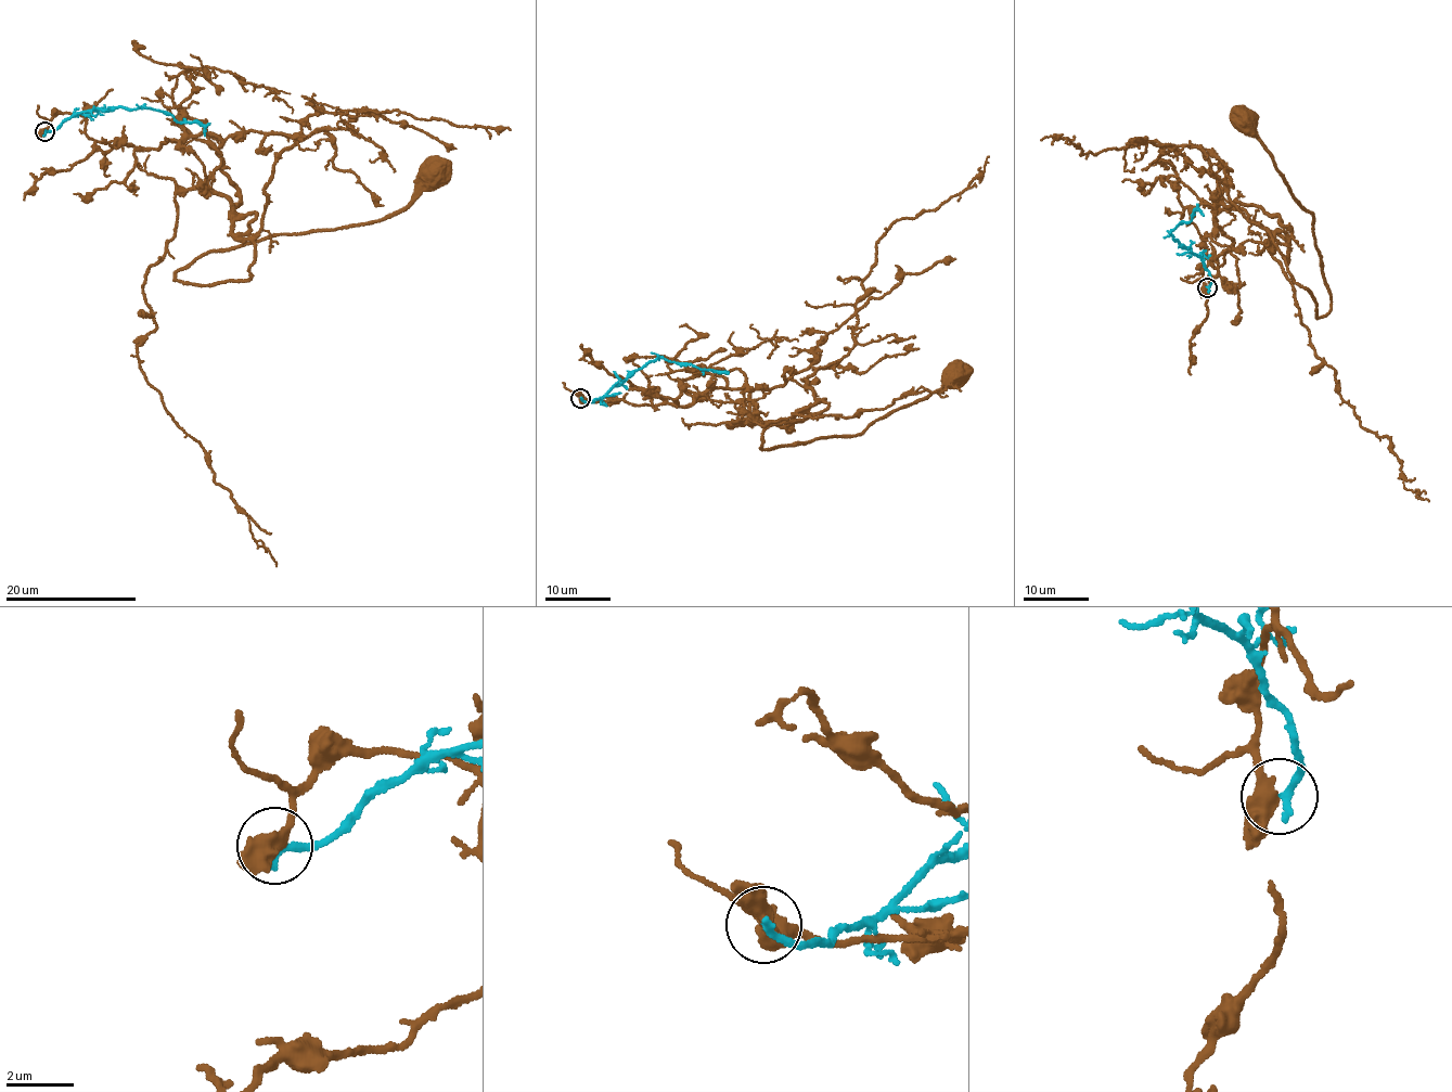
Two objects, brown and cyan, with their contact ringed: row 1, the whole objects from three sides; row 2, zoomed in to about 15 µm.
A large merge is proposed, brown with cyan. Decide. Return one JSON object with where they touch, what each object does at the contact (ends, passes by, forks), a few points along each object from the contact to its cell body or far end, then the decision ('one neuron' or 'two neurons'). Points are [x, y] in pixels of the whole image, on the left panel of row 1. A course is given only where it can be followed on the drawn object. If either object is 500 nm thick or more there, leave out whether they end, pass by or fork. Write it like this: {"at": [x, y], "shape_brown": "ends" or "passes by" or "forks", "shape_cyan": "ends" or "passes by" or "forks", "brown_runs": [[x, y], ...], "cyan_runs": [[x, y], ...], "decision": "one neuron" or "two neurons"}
{"at": [45, 131], "shape_brown": "passes by", "shape_cyan": "ends", "brown_runs": [[46, 130], [74, 113], [100, 141], [211, 142], [255, 259], [184, 283], [211, 251], [390, 218], [434, 177]], "cyan_runs": [[46, 130], [54, 131], [76, 113], [115, 106], [168, 112], [177, 121], [201, 124], [205, 136]], "decision": "two neurons"}

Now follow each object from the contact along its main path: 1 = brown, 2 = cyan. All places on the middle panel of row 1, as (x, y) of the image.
1: (581, 397), (702, 394), (787, 429), (824, 398), (771, 424), (762, 449), (856, 436), (958, 374)
2: (581, 399), (590, 402), (603, 396), (633, 371), (659, 357), (729, 373)

